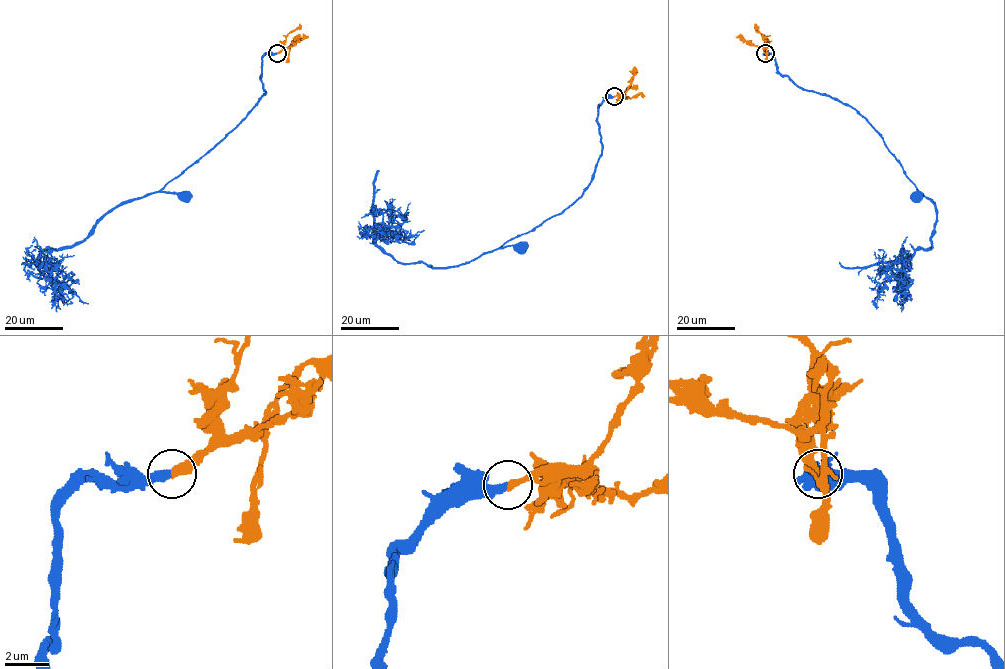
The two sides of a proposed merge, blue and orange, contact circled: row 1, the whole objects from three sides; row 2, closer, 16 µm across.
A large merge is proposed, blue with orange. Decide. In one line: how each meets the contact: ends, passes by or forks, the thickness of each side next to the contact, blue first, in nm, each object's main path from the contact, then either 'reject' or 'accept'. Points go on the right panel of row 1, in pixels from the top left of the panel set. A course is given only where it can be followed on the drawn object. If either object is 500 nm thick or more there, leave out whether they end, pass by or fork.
blue ends; orange ends; calibres 400 and 360 nm; course blue (765, 53), (773, 56), (782, 75), (800, 87), (839, 99), (857, 110), (899, 161), (915, 185), (915, 196); course orange (765, 53), (760, 46), (749, 45), (736, 37); accept

